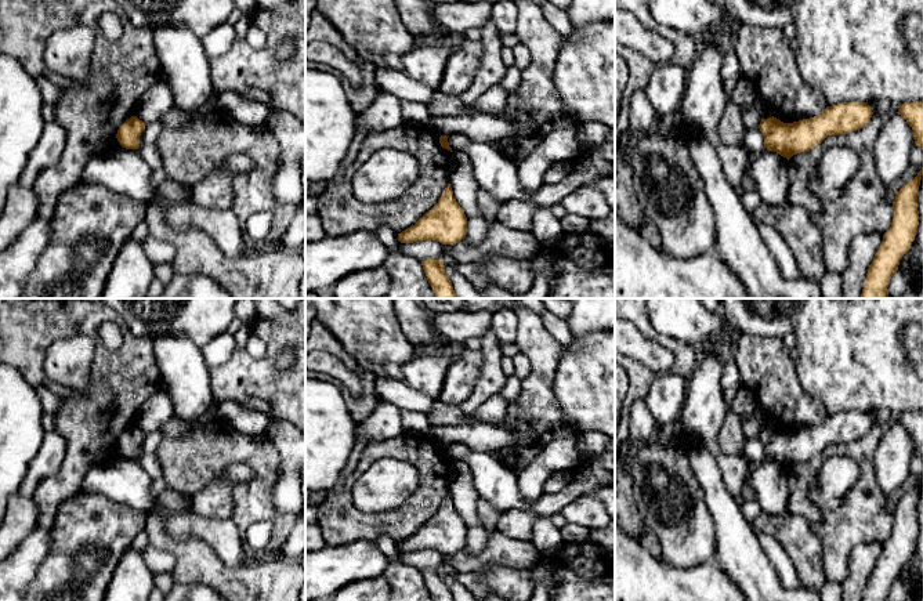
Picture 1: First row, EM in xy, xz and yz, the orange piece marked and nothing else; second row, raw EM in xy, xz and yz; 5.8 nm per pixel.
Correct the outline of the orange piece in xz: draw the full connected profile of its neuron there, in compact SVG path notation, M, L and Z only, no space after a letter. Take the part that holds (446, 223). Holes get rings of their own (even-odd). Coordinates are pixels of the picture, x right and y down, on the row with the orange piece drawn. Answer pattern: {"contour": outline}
{"contour": "M450 184L444 189L438 203L415 225L398 233L401 243L437 240L455 245L466 238L467 217L453 196Z"}

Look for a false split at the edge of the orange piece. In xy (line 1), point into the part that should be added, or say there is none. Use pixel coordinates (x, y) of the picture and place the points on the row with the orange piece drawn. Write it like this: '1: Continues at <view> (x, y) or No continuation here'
1: No continuation here

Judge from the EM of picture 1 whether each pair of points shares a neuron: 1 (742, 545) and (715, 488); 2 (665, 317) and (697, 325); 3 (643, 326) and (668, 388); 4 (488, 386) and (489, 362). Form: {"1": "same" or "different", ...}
{"1": "same", "2": "same", "3": "different", "4": "same"}

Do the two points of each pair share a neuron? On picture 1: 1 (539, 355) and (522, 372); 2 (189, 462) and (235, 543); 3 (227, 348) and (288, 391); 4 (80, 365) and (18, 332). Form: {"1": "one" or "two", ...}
{"1": "two", "2": "two", "3": "two", "4": "two"}

